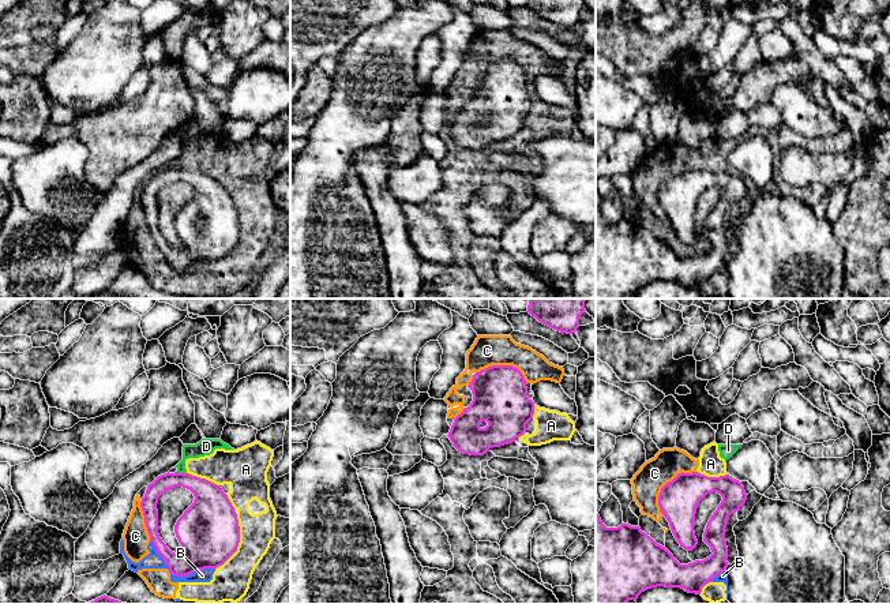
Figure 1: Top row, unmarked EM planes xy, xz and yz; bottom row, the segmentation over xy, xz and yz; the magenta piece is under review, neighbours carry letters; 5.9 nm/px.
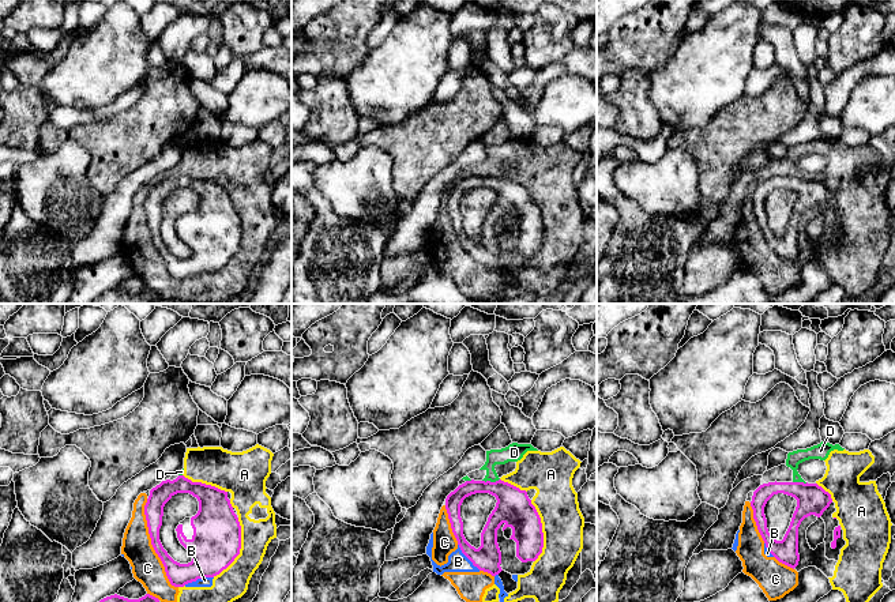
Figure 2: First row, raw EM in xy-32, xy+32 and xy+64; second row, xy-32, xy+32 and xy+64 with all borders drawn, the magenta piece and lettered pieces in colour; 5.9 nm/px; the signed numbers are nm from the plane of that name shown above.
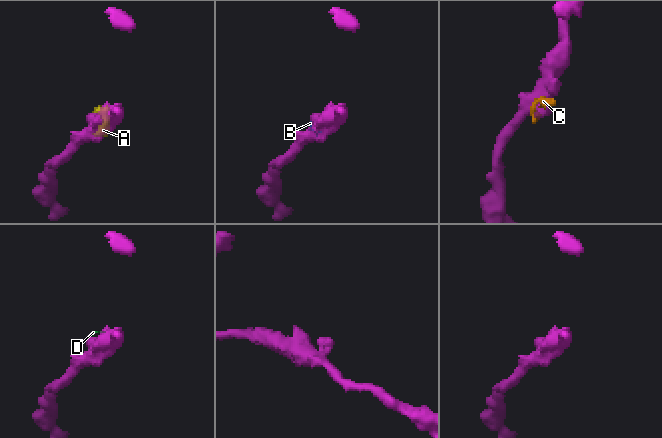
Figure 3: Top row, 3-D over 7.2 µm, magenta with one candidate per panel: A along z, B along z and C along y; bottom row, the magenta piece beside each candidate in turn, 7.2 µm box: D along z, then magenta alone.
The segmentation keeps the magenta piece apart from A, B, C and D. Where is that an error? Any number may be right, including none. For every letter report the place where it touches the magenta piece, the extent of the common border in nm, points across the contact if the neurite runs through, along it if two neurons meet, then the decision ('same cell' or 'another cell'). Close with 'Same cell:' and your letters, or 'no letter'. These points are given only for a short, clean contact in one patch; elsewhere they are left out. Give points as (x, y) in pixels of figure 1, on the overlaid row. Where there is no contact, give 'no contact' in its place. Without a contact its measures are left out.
A: contact xy (239, 541); length 360 nm; another cell
B: contact xy (176, 574); length 420 nm; another cell
C: contact yz (665, 484); length 340 nm; another cell
D: contact xy (181, 473); length 60 nm; border xy (176, 472), (186, 473); another cell
Same cell: no letter

